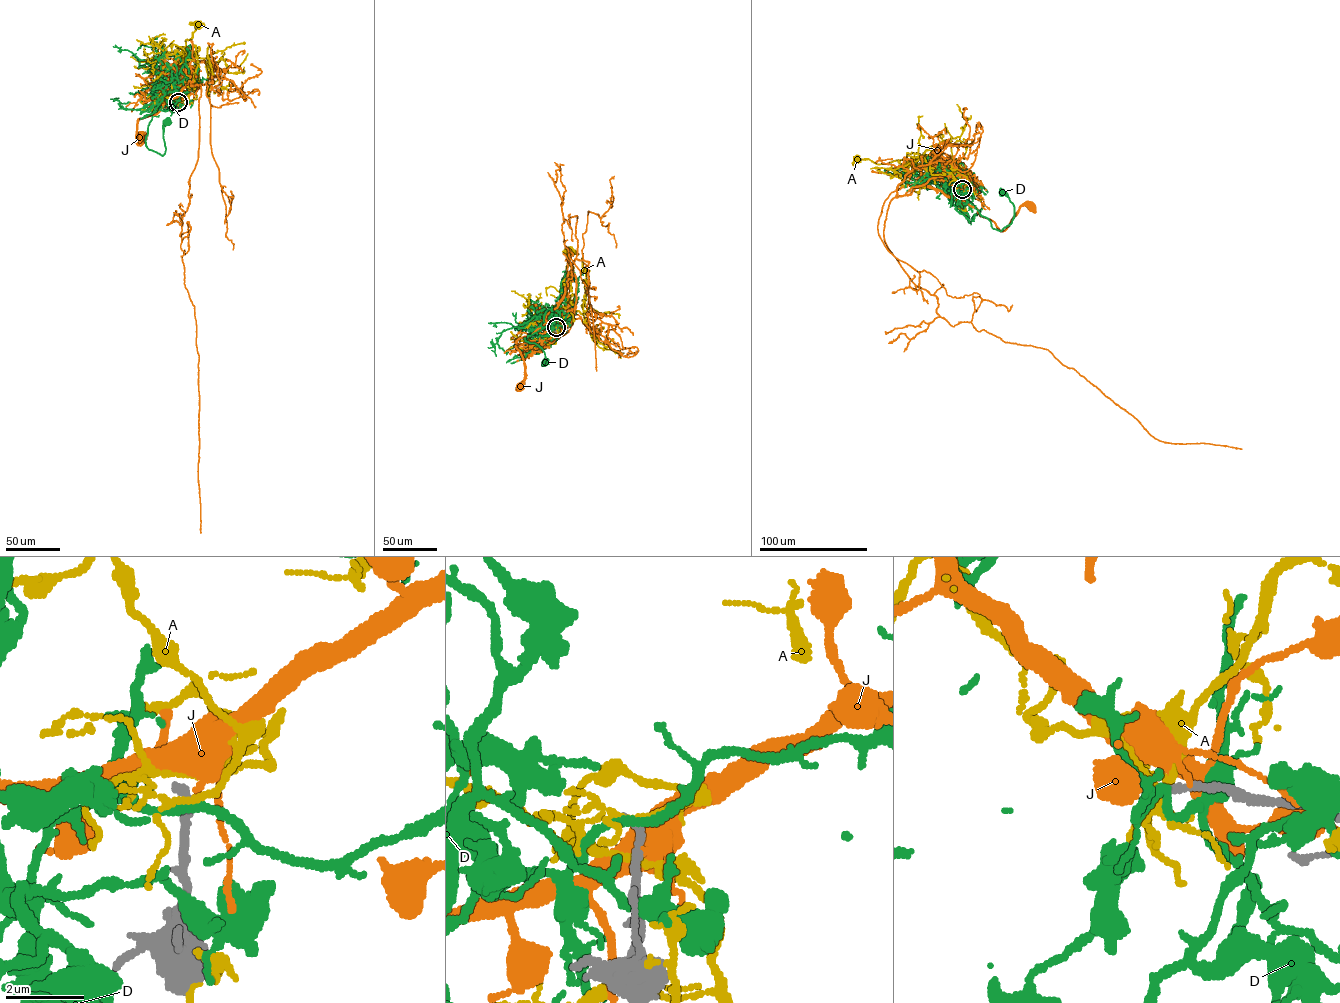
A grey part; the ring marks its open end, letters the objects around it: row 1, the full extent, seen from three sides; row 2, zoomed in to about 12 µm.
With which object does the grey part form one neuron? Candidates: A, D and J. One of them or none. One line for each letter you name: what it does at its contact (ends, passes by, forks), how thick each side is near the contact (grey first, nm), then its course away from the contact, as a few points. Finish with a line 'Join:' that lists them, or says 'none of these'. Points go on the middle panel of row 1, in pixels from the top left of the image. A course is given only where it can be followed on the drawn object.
Join: none of these

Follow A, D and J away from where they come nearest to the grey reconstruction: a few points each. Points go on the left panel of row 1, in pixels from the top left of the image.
A: (179, 103), (176, 87), (182, 77), (185, 40), (192, 38), (197, 24)
D: (179, 103), (170, 90), (160, 91), (154, 99), (145, 145), (162, 155), (166, 149), (163, 126), (167, 122)
J: (179, 103), (168, 99), (171, 86), (159, 111), (138, 120), (138, 145), (145, 134), (140, 137)

